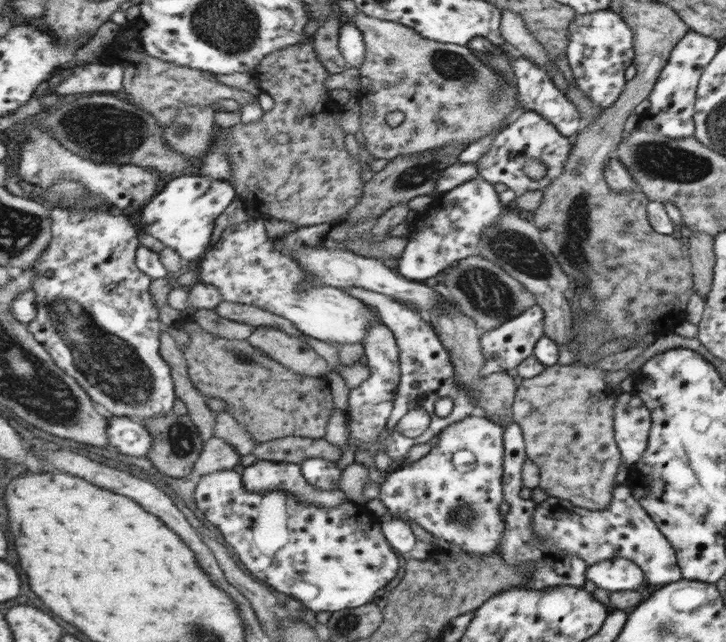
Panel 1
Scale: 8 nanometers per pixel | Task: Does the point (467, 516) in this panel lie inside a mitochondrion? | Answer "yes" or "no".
yes

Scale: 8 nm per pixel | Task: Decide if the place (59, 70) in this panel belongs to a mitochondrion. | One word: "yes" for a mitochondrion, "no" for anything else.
no

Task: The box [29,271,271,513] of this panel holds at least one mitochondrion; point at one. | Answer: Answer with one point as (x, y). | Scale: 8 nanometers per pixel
(108, 363)

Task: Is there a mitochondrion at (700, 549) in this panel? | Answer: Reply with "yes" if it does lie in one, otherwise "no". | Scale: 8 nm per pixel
no

